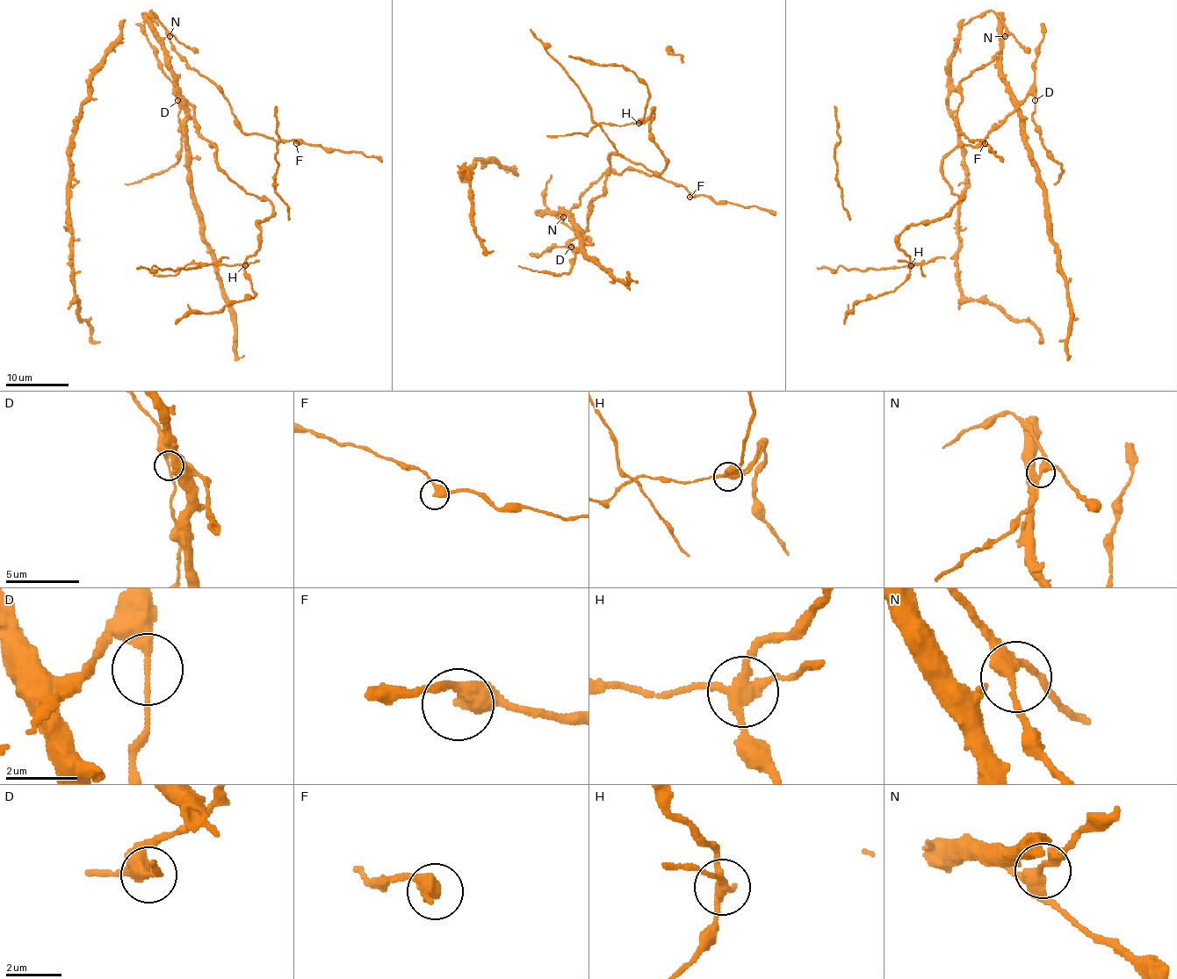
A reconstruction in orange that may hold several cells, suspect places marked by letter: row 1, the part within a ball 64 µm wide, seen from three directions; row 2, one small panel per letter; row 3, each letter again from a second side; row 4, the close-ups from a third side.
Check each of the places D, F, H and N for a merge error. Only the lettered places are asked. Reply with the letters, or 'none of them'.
H

